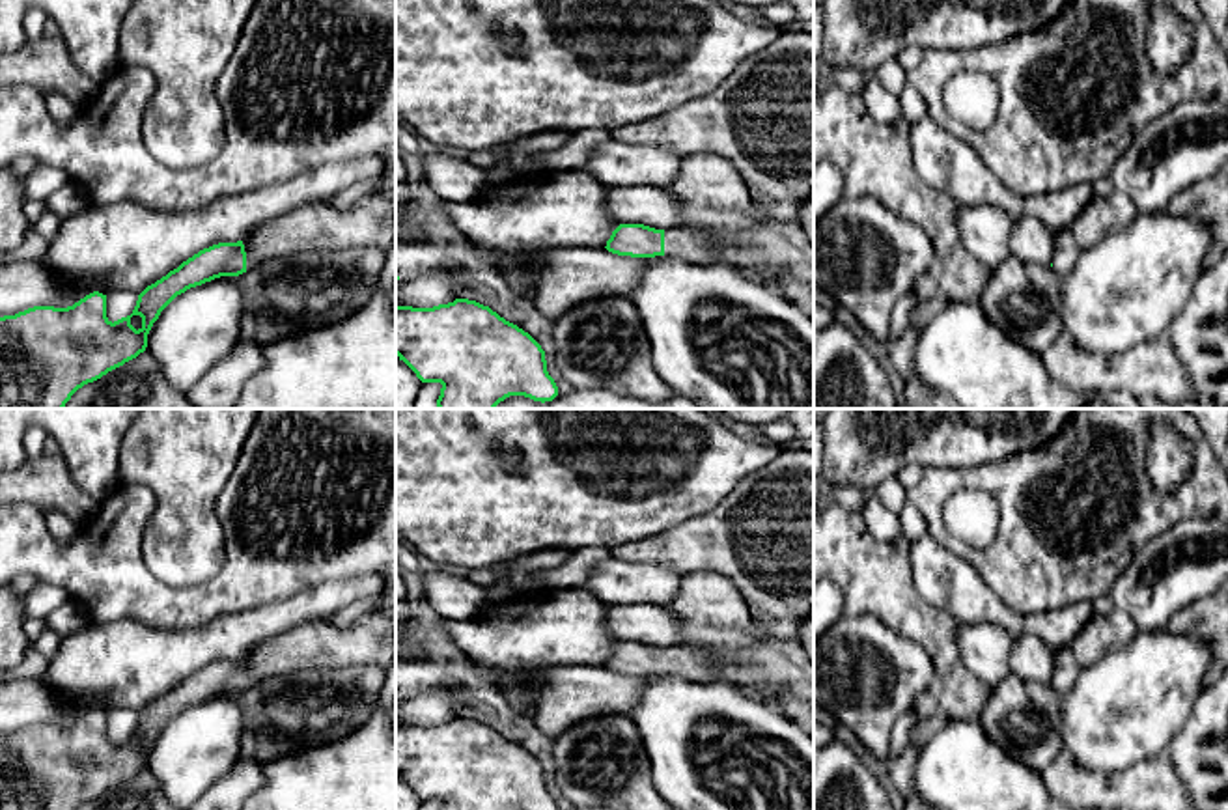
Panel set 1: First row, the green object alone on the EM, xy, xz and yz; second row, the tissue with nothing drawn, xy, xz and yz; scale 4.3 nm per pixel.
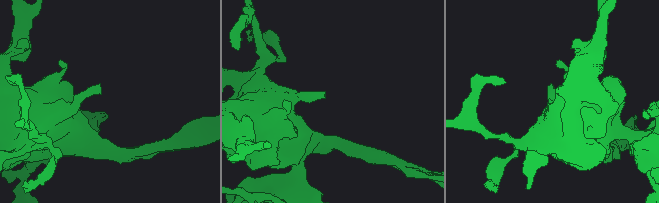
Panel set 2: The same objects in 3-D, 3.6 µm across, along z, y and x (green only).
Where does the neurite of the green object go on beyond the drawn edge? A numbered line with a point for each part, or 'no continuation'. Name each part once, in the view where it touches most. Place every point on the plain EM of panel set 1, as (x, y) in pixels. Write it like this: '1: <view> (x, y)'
1: xy (372, 639)

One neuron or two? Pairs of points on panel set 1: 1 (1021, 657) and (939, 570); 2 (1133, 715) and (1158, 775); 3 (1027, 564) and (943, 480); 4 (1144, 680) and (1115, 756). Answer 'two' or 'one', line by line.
1: two
2: two
3: one
4: one

